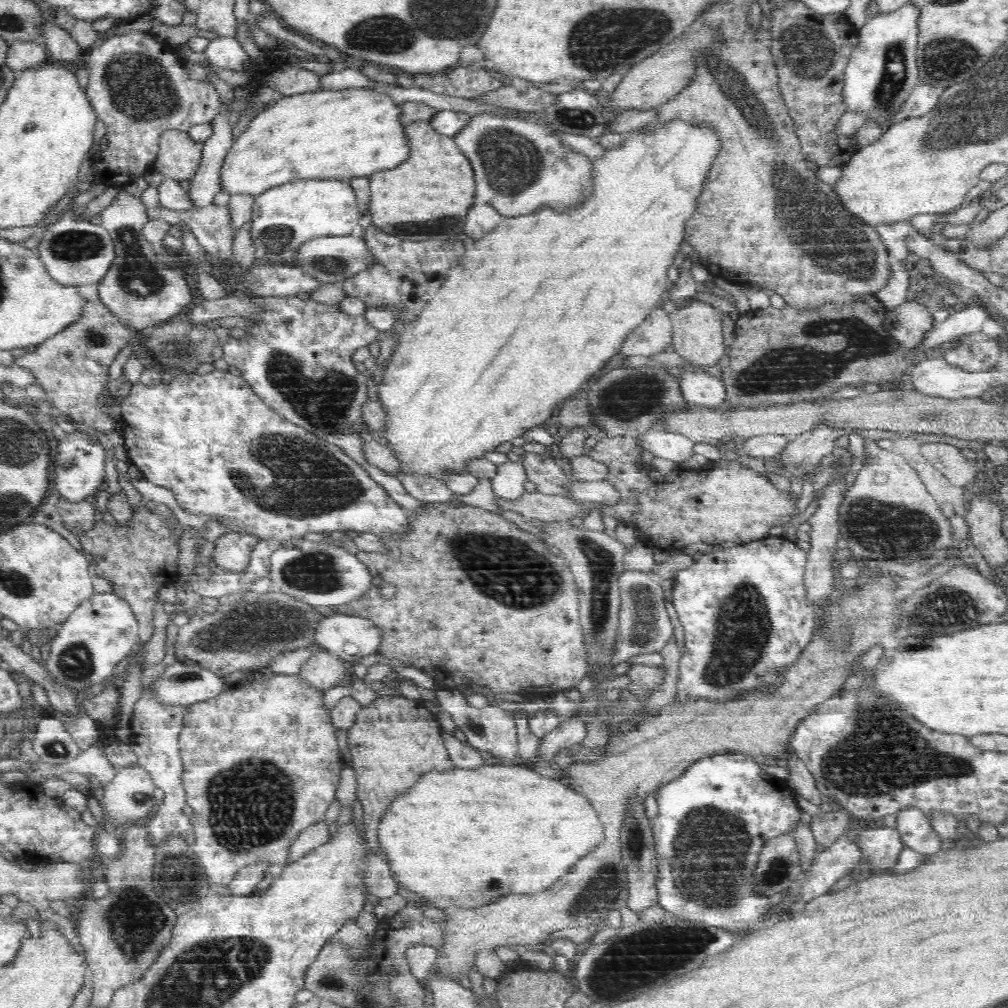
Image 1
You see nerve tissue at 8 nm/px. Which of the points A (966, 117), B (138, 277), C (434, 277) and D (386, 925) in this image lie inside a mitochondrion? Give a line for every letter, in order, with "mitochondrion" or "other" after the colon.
A: mitochondrion
B: mitochondrion
C: other
D: other

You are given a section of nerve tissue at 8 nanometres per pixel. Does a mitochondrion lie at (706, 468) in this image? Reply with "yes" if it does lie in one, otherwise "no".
no

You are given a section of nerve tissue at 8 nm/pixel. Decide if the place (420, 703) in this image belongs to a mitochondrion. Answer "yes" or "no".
no

